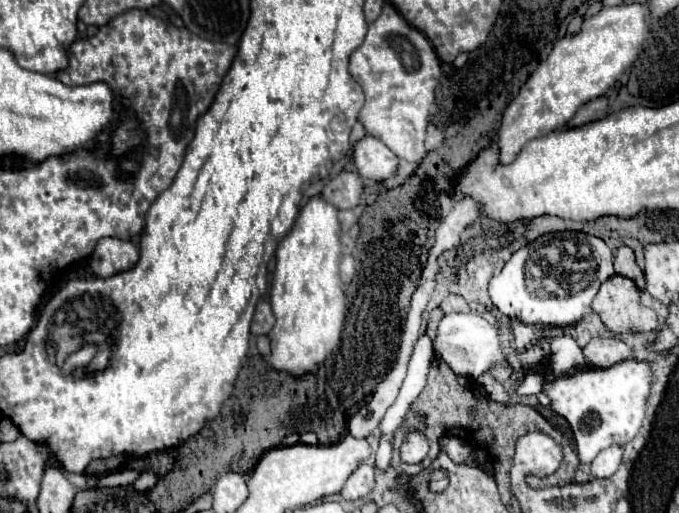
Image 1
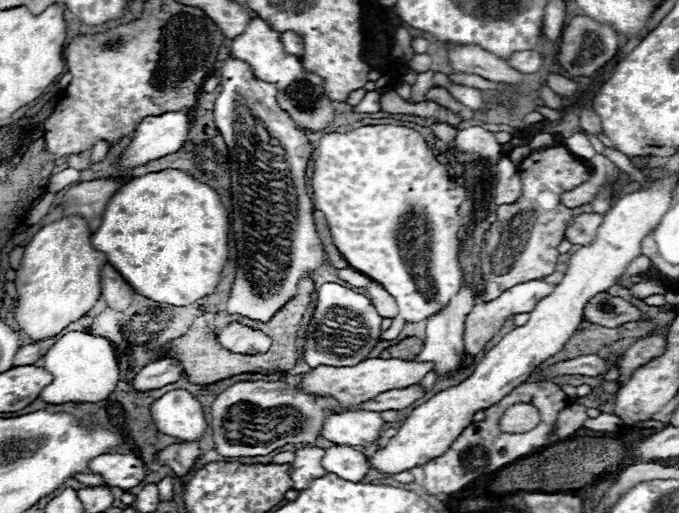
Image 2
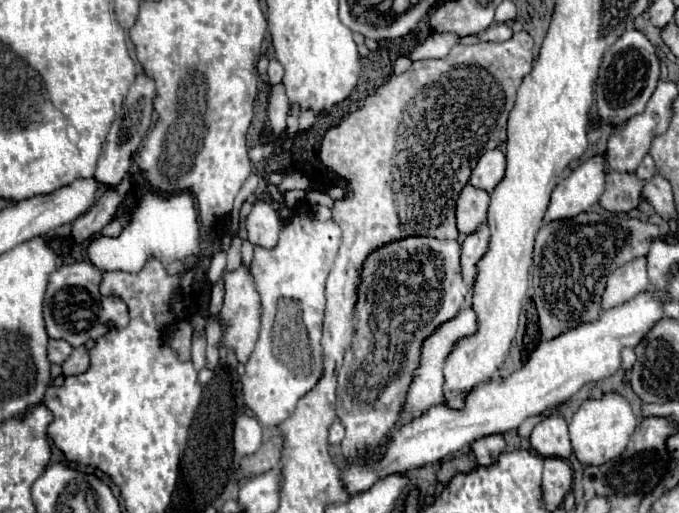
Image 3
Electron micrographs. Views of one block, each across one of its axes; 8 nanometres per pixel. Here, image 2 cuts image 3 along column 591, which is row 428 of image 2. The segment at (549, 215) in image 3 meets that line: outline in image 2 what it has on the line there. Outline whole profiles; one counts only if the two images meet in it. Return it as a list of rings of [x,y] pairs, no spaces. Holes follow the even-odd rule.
[[[172,390],[152,404],[152,418],[162,434],[184,442],[200,440],[208,428],[200,402],[186,390]]]

